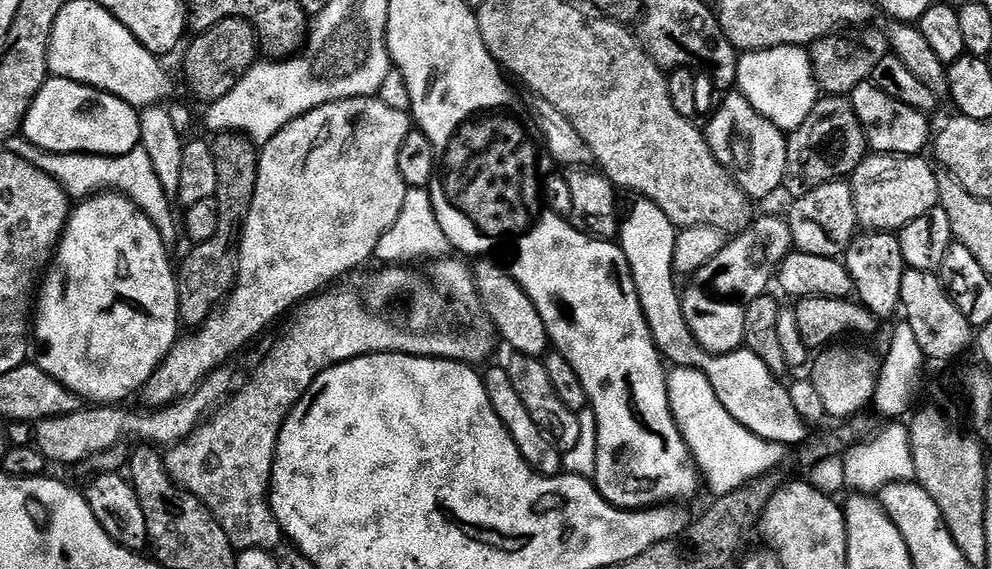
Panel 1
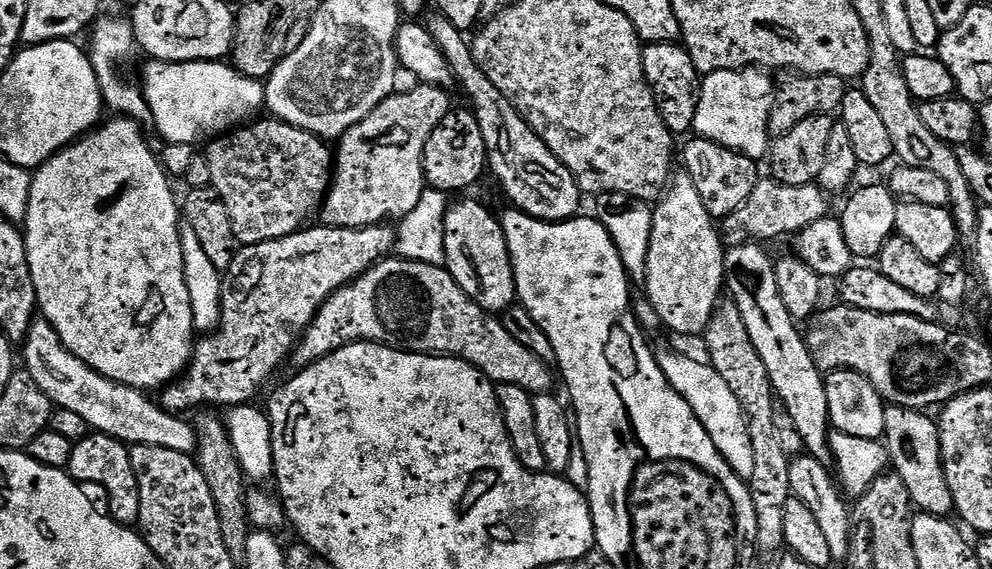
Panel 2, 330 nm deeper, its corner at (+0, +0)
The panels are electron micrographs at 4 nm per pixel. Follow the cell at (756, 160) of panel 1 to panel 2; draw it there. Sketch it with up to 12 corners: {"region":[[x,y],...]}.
{"region":[[713,140],[682,148],[683,171],[714,218],[754,194],[757,161]]}

